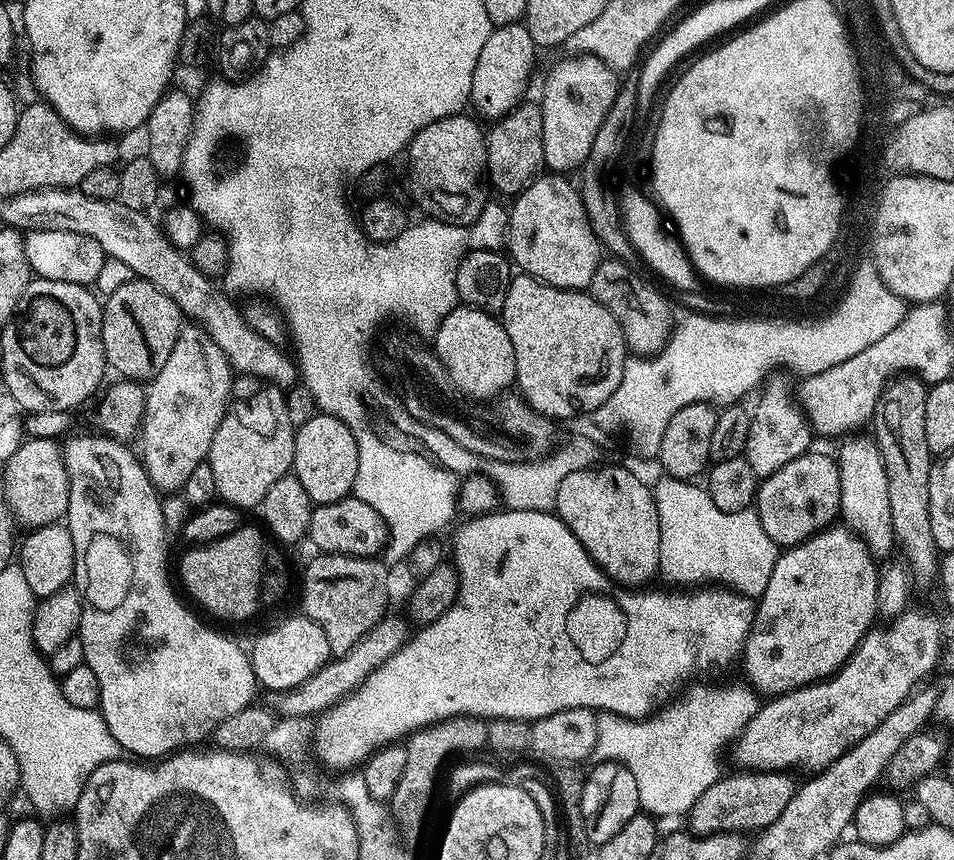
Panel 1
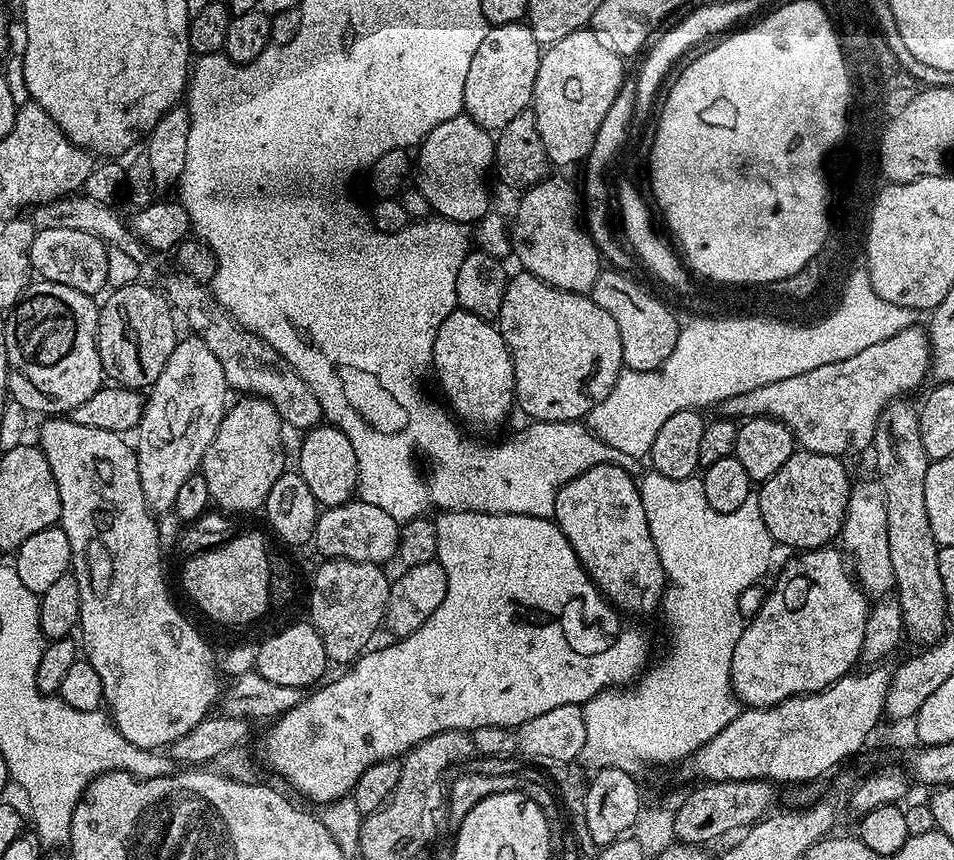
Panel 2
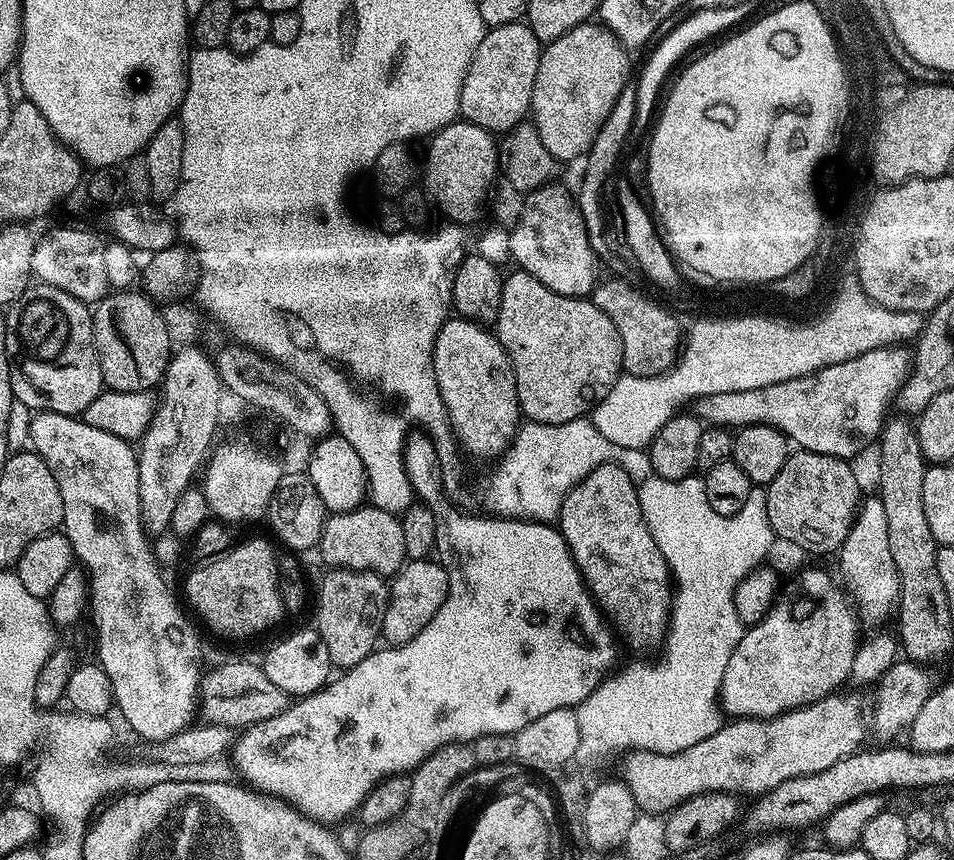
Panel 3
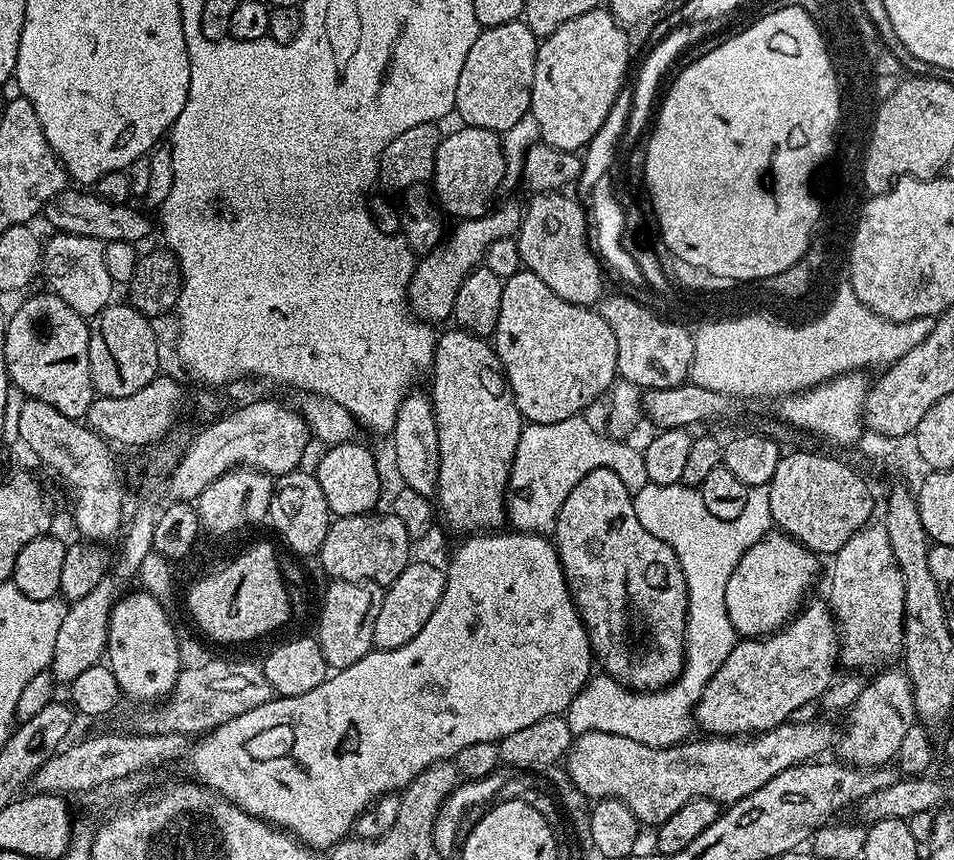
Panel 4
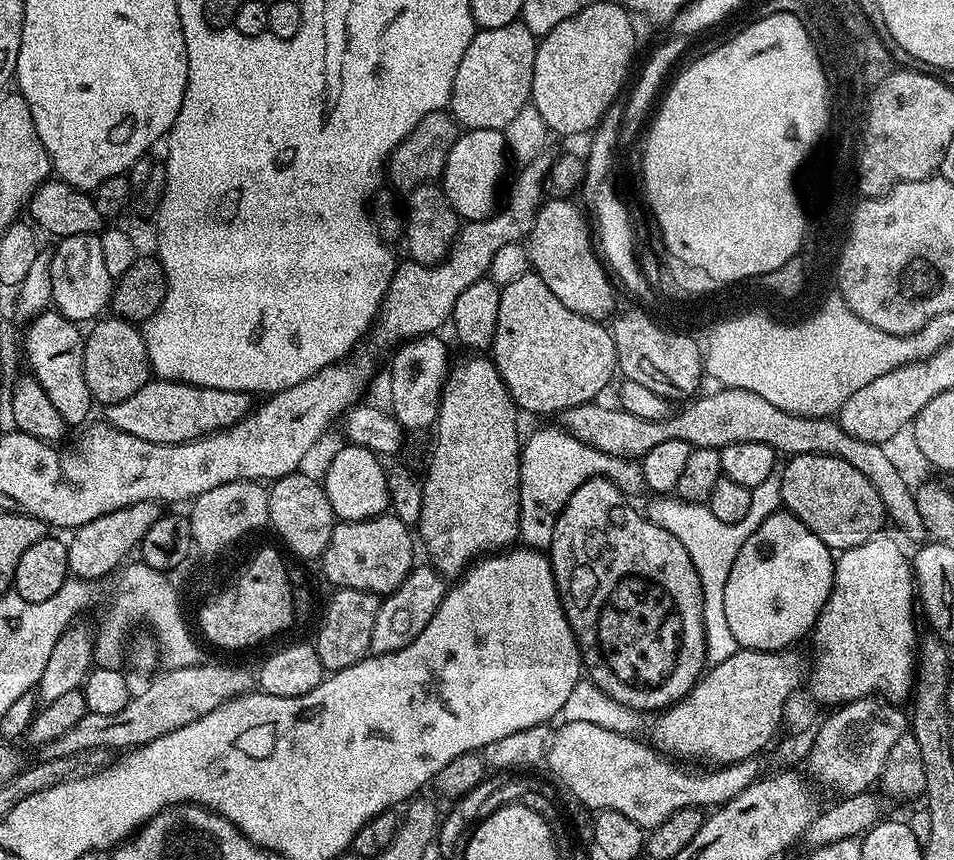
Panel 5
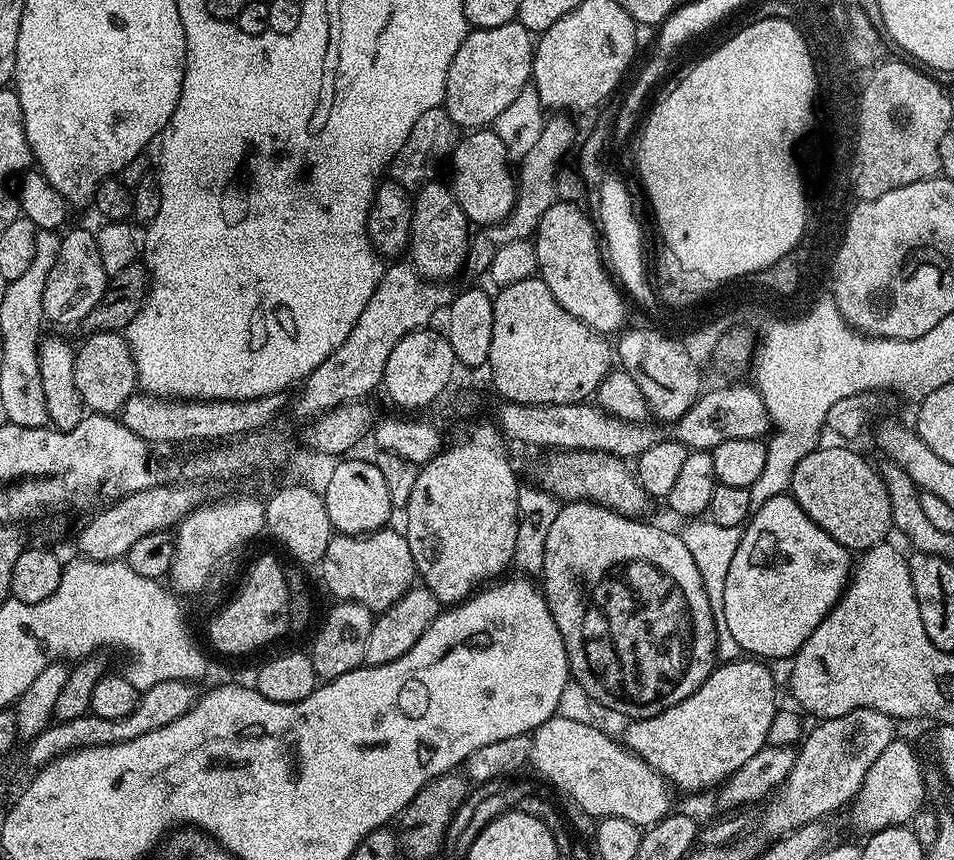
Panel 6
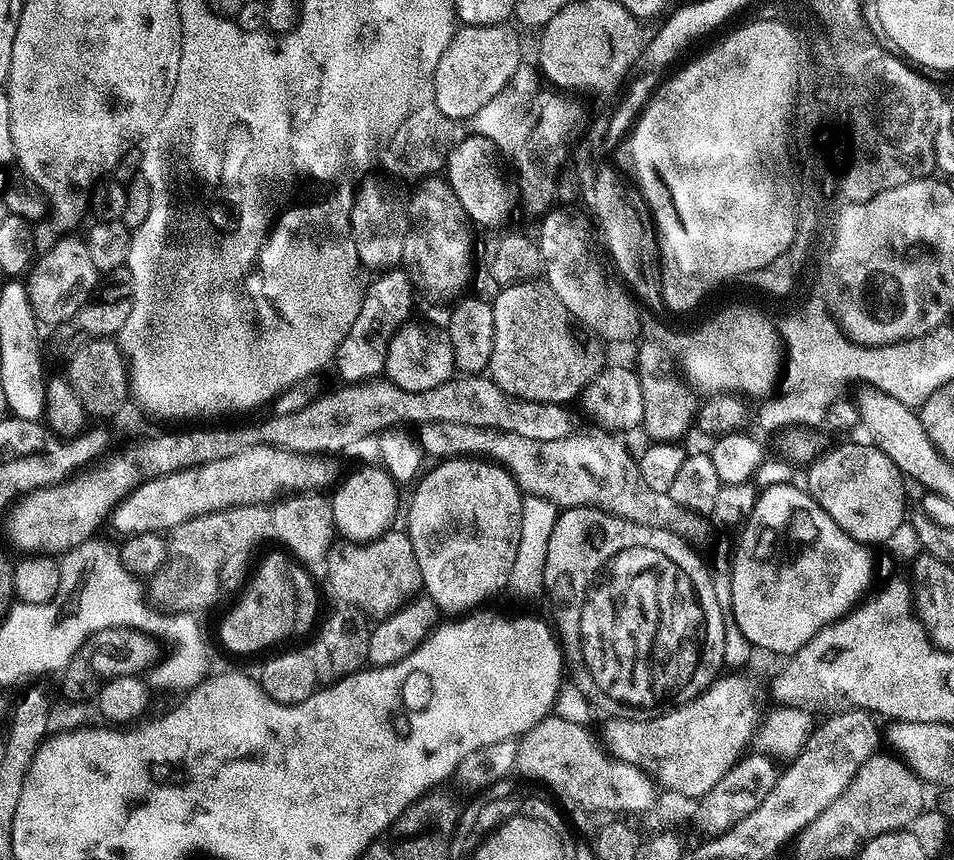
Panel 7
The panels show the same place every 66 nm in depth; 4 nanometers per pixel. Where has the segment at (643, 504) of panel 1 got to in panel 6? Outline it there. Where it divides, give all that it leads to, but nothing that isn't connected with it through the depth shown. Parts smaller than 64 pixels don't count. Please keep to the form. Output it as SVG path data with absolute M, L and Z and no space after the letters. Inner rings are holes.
M574 500L565 503L558 510L558 518L550 525L550 531L546 537L546 558L544 559L544 571L542 573L542 591L550 614L562 634L562 642L566 646L568 655L568 671L571 679L582 686L585 696L589 701L601 704L612 712L617 712L623 718L633 720L645 720L651 716L657 716L662 710L682 702L682 698L690 698L698 686L706 682L713 668L717 667L716 654L716 626L717 617L714 618L714 609L710 604L710 598L706 592L706 586L702 580L702 574L690 554L686 550L683 539L656 524L643 524L643 519L623 516L614 510L610 510L601 504L595 504L591 500Z

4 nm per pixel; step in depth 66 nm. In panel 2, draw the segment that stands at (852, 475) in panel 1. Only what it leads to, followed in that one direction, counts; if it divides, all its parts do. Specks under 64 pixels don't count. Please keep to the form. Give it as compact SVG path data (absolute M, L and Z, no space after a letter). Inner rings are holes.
M879 479L856 480L848 499L848 513L844 516L842 548L850 557L850 568L859 585L869 597L879 598L893 591L896 575L890 563L890 538L886 526L886 498Z

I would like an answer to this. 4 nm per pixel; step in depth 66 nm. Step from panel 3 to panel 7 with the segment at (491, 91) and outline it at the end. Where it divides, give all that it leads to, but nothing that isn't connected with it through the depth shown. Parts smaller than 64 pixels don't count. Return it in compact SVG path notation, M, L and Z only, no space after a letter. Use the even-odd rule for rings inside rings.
M508 24L457 27L450 46L446 46L442 58L438 58L438 70L434 70L431 103L436 104L438 110L449 118L468 122L505 89L524 58L520 40L510 27Z

